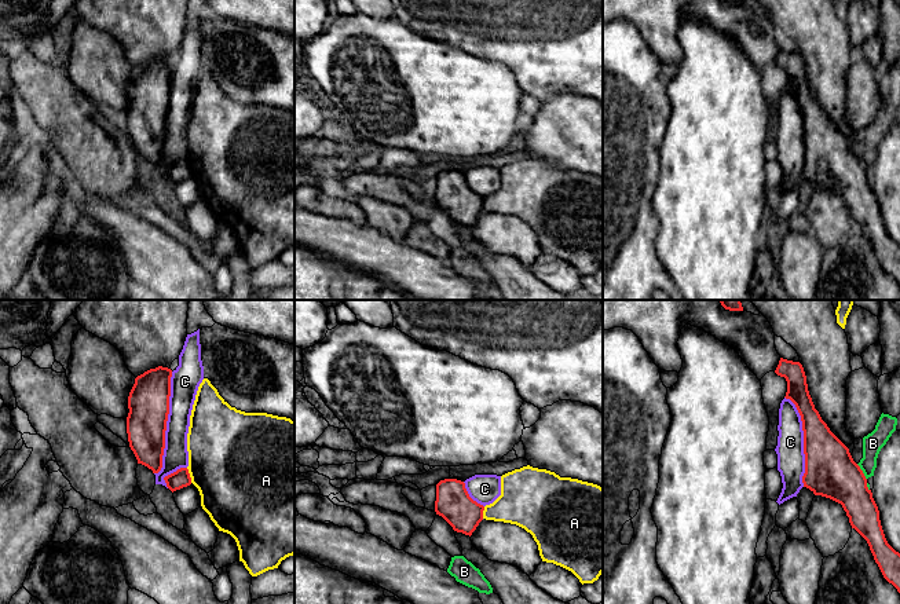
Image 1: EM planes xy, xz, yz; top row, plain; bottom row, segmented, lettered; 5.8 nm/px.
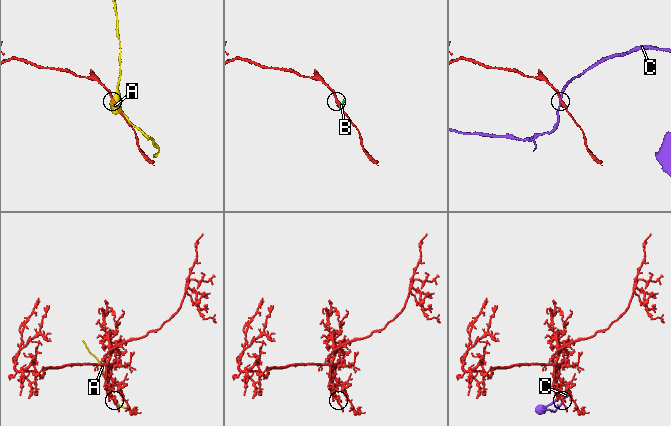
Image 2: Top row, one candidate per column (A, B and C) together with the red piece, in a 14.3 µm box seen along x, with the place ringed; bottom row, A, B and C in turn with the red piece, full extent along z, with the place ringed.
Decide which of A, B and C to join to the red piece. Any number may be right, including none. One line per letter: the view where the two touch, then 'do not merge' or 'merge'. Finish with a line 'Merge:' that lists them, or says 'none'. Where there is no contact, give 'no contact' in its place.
A: xy | do not merge
B: yz | do not merge
C: xy | do not merge
Merge: none

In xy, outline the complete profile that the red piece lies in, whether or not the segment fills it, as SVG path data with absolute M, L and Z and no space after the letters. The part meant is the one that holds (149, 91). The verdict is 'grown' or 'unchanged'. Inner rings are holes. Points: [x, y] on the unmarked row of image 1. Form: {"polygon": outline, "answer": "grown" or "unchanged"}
{"polygon": "M158 58L150 61L135 70L135 76L128 88L127 125L129 139L133 143L138 155L142 155L158 165L162 160L162 147L165 140L165 122L169 106L172 62Z", "answer": "unchanged"}

